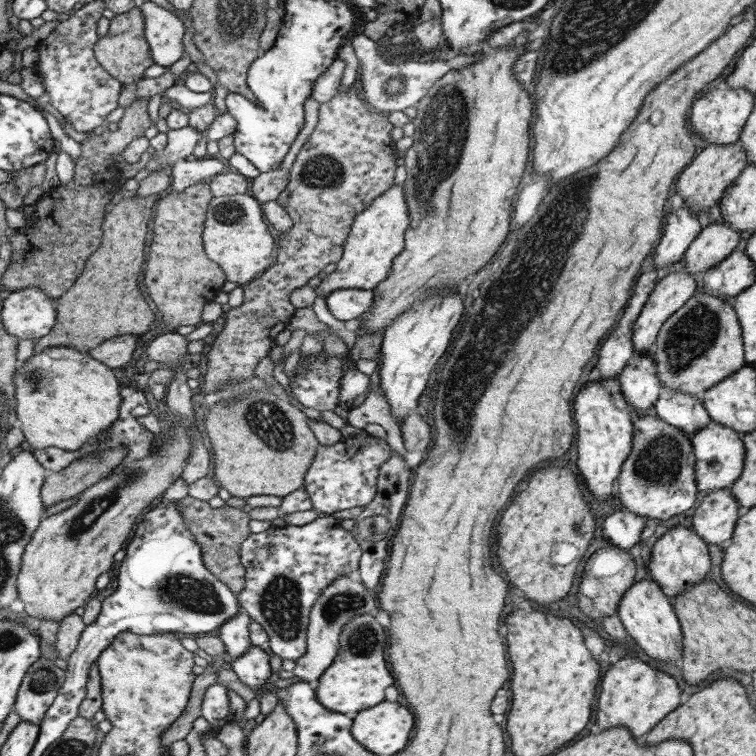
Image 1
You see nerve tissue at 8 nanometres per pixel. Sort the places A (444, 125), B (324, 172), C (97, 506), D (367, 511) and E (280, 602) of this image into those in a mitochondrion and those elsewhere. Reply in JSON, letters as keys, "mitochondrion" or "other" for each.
{"A":"mitochondrion","B":"mitochondrion","C":"mitochondrion","D":"other","E":"mitochondrion"}

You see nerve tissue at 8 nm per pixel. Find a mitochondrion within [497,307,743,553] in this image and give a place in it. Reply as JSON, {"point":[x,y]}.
{"point":[658,465]}

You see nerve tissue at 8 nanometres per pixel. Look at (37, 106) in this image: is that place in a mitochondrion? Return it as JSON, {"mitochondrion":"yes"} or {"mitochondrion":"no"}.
{"mitochondrion":"no"}

